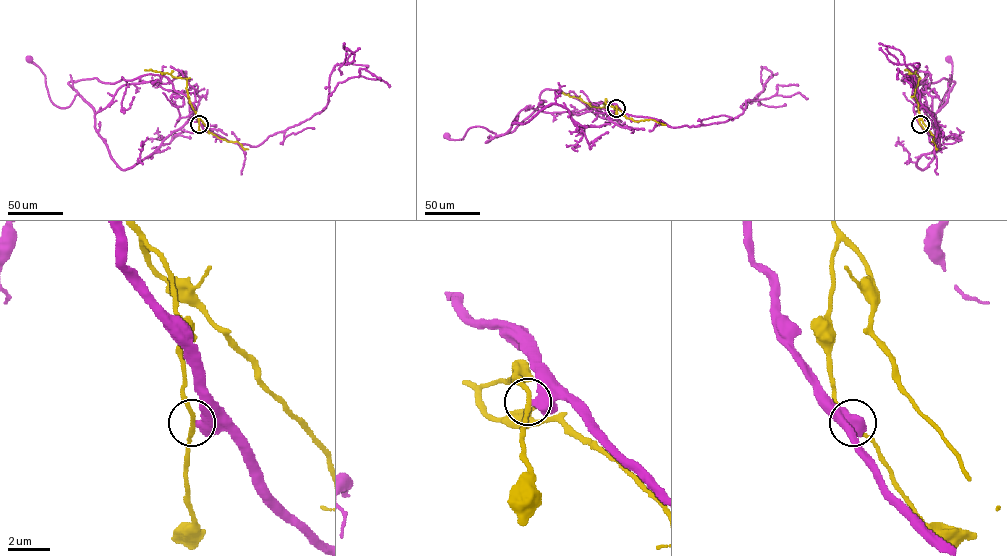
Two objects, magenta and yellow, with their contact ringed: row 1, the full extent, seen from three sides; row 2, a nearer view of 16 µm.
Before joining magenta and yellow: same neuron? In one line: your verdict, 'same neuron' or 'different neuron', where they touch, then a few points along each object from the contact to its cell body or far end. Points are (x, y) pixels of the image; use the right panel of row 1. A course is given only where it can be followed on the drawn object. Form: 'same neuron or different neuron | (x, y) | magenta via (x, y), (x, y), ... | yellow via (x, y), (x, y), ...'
different neuron | (920, 124) | magenta via (920, 125), (913, 110), (916, 78), (902, 78), (954, 81), (939, 108), (951, 79), (947, 59) | yellow via (920, 125), (914, 95), (919, 78), (904, 70)

